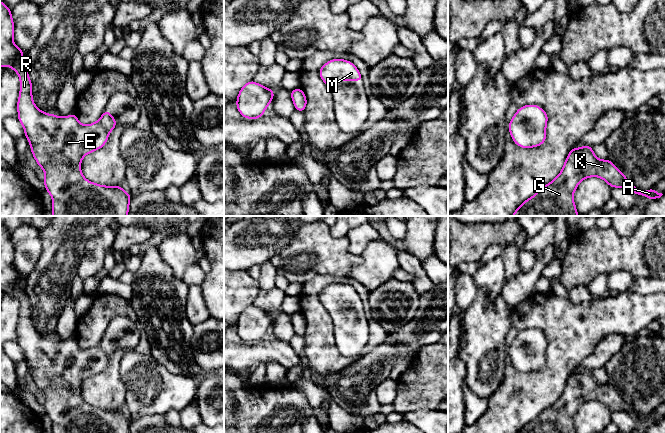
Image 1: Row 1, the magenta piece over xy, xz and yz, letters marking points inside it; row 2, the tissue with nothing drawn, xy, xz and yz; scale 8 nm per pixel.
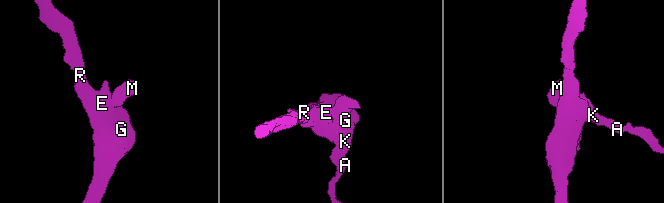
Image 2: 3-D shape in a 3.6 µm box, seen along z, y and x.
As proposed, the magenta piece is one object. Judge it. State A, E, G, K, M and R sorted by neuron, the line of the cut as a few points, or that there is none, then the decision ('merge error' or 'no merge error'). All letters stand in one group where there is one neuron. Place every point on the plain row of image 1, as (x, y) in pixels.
groups A E G K M R; cut none; no merge error

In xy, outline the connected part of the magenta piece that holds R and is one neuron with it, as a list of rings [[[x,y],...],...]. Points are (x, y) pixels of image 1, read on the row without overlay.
[[[0,224],[0,290],[10,290],[20,300],[17,343],[24,351],[25,361],[37,388],[45,395],[43,406],[46,415],[52,420],[53,433],[129,433],[131,418],[121,410],[102,410],[86,404],[80,392],[85,379],[106,368],[110,356],[117,350],[116,343],[111,340],[111,336],[105,334],[97,346],[81,349],[76,337],[60,341],[39,334],[32,323],[29,298],[20,285],[25,277],[14,268],[13,258],[11,234]]]

